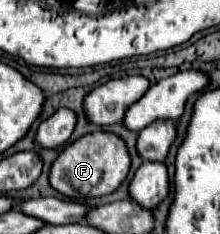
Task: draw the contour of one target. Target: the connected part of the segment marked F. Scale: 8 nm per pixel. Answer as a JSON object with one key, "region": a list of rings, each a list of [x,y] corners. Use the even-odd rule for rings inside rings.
{"region":[[[90,133],[68,145],[50,169],[50,187],[70,199],[92,199],[102,197],[118,189],[130,169],[130,157],[124,141],[112,133]]]}

